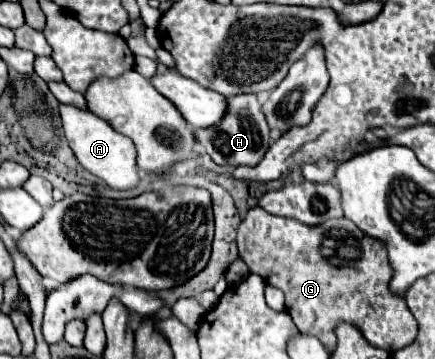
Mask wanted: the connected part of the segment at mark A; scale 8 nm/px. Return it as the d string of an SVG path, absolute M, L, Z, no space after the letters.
M59 105L61 121L63 121L63 131L69 141L69 147L73 149L75 157L79 163L93 173L95 177L103 179L111 189L131 189L139 183L139 173L137 173L137 151L133 147L133 141L125 139L121 133L117 133L109 123L93 115L89 109L81 109L75 105Z

